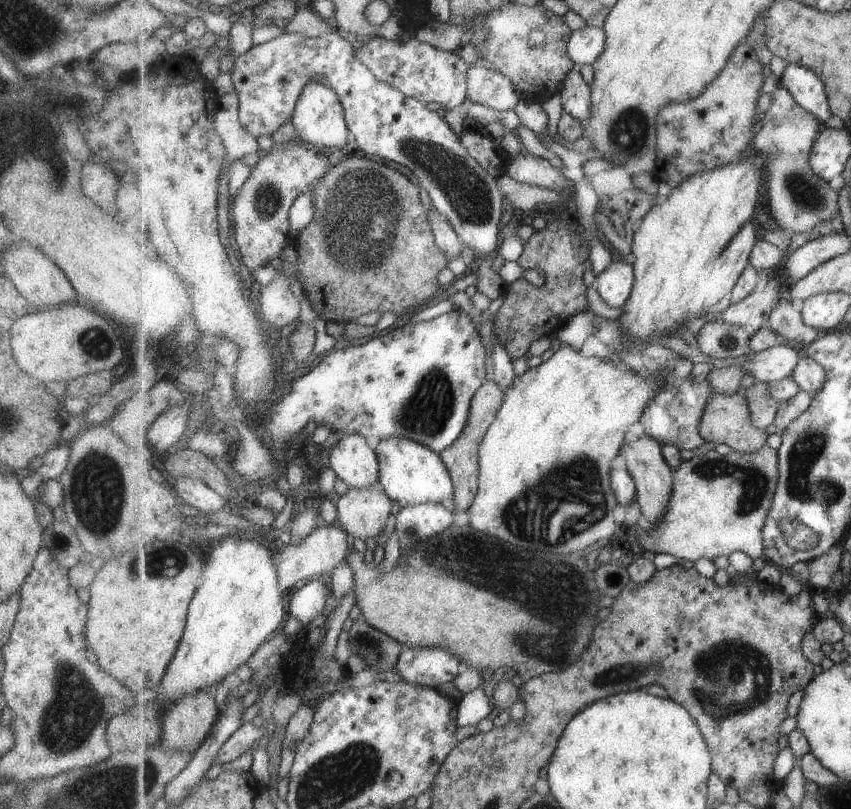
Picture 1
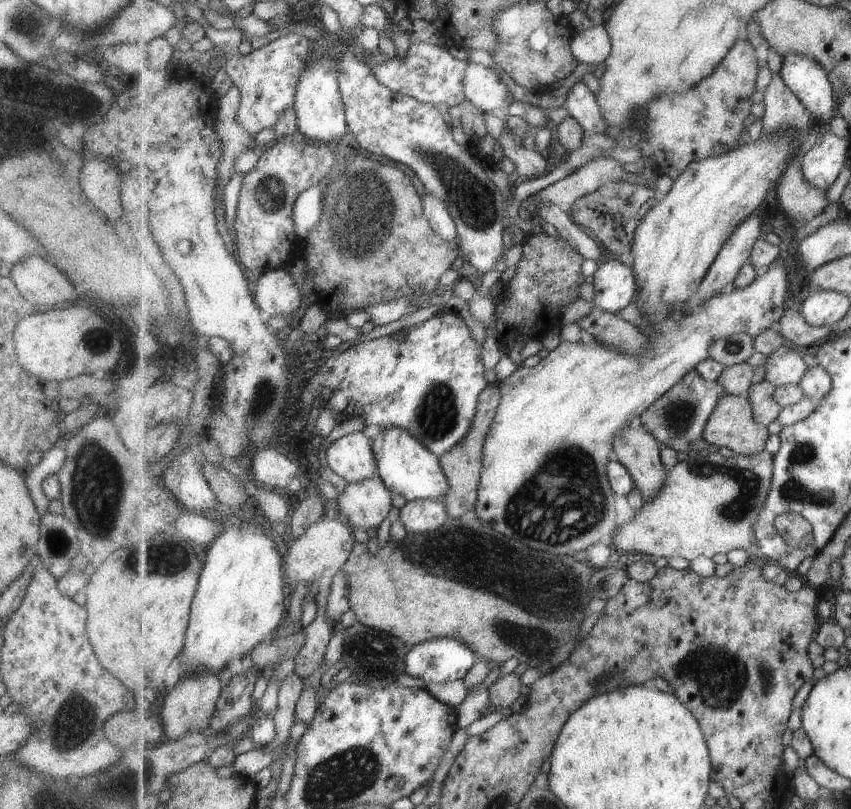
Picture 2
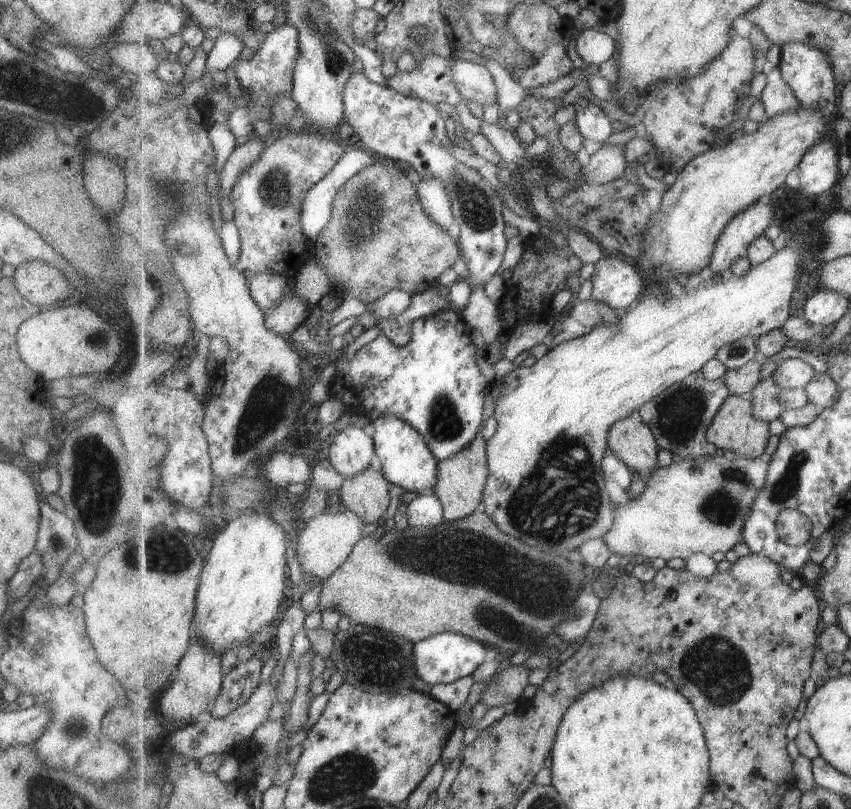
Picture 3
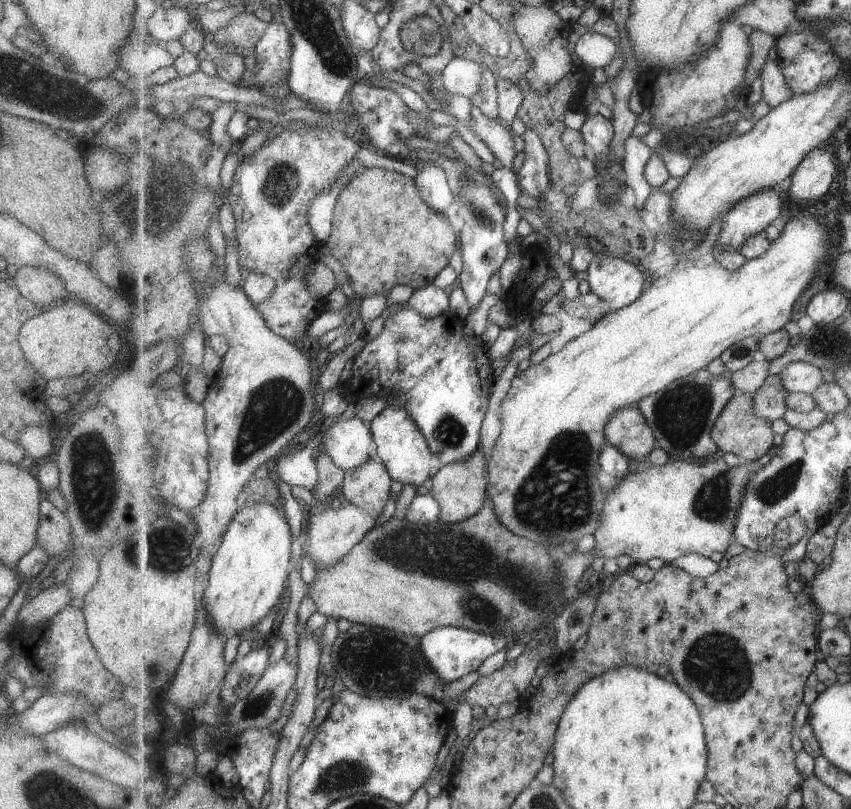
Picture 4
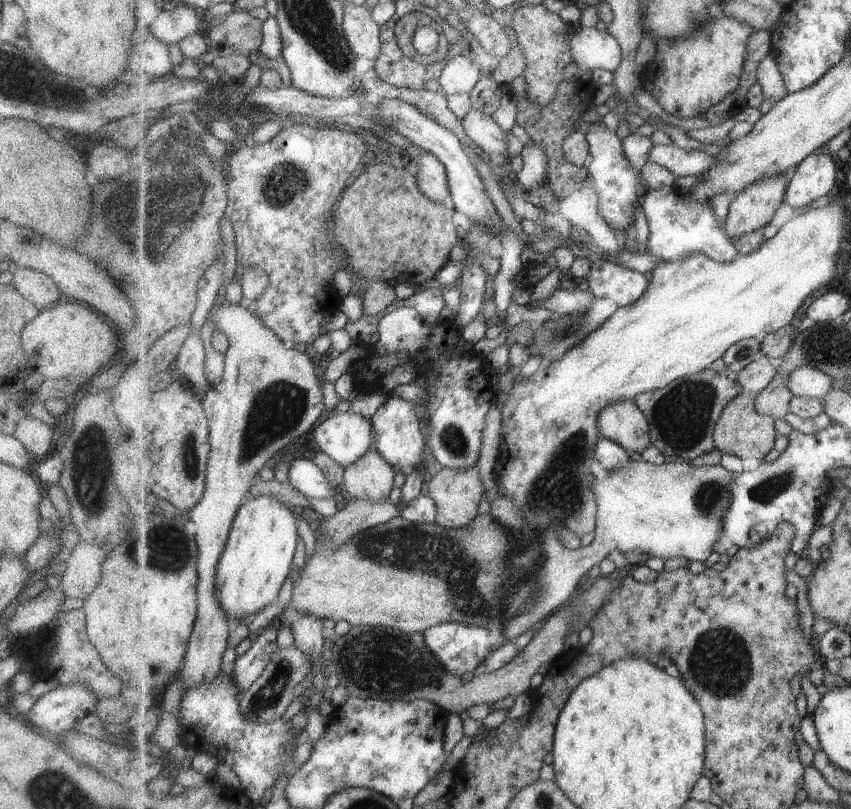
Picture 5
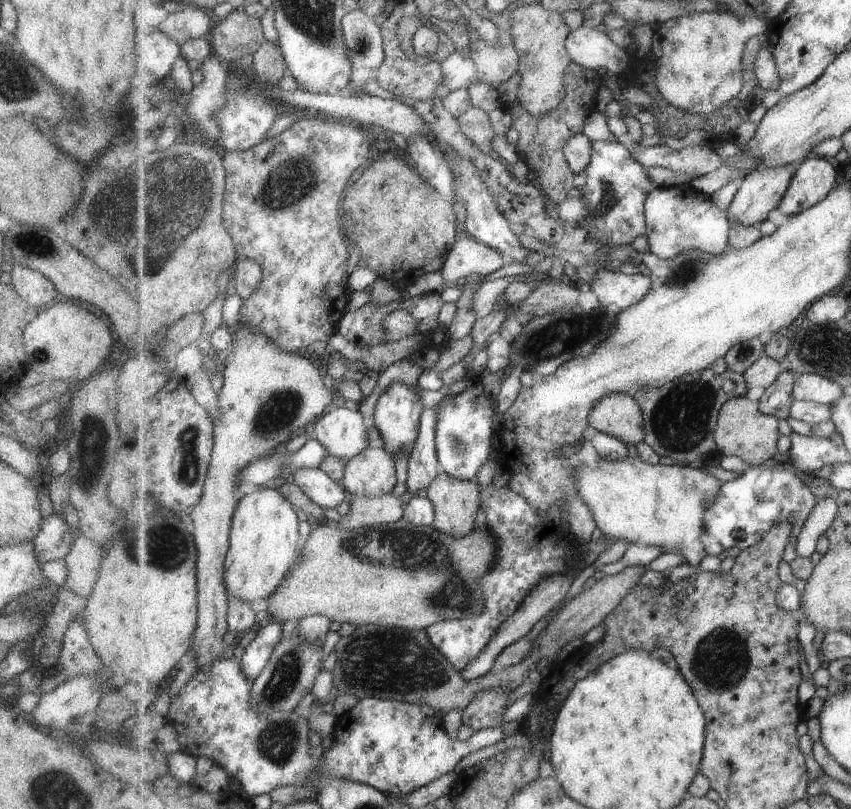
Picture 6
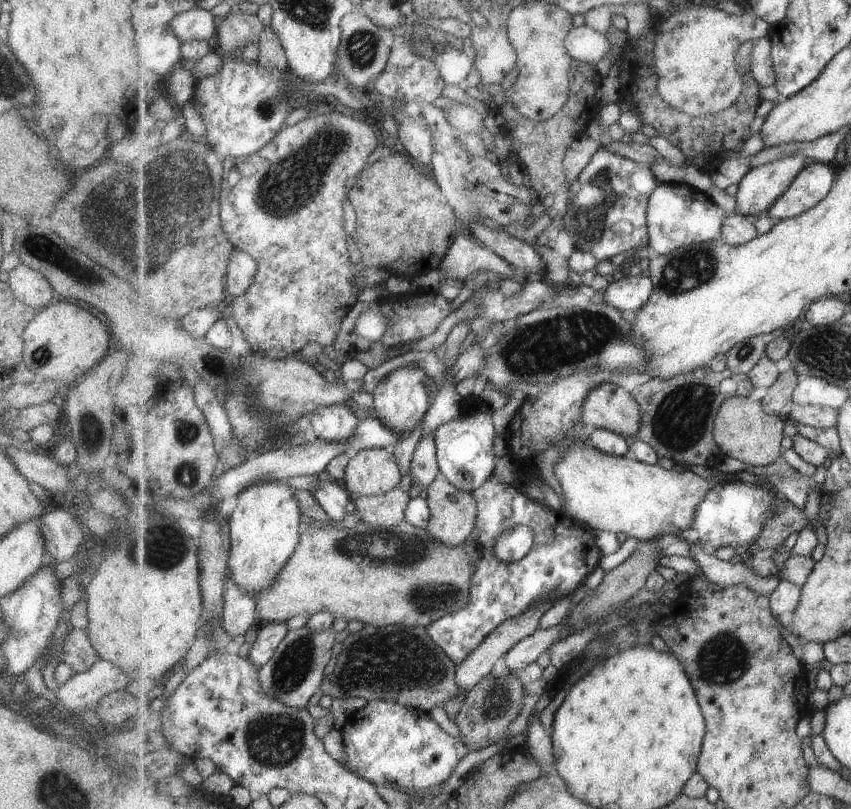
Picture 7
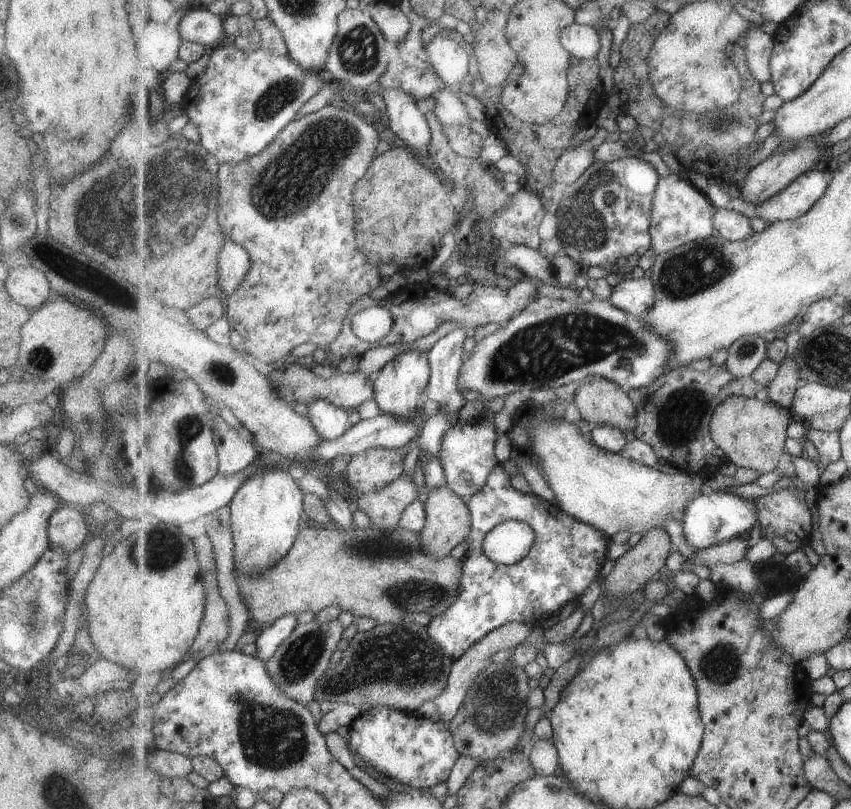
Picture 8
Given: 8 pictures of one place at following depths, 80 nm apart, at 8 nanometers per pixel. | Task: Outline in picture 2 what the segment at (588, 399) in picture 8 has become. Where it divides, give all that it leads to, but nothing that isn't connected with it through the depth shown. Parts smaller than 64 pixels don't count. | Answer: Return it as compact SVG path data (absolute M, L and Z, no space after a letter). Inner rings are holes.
M644 426L639 430L627 427L616 436L614 457L632 474L643 502L649 503L657 498L668 478L662 449L655 435Z

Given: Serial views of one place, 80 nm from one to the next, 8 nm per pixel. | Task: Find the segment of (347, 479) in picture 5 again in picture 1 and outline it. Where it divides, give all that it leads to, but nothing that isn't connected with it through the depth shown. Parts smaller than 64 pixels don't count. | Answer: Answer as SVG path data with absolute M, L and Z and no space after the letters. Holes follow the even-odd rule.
M381 486L350 489L342 497L335 498L338 512L334 519L348 532L350 538L371 542L383 532L391 516L393 499Z

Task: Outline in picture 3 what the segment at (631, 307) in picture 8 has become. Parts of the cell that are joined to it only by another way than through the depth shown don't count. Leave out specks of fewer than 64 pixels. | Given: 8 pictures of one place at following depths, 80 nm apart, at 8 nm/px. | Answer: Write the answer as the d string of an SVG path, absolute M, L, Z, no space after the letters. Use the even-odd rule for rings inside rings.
M603 257L590 278L593 287L591 298L624 312L633 307L643 292L643 274L637 265L615 257Z

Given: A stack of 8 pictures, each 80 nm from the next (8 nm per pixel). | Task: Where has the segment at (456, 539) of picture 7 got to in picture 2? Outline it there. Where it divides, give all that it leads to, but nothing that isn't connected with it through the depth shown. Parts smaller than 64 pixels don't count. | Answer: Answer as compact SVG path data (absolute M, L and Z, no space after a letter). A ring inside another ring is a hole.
M499 382L489 383L479 394L479 404L476 418L472 424L472 430L451 451L440 457L442 467L450 482L448 493L444 498L450 518L459 519L463 514L467 514L469 510L476 508L480 480L484 470L484 446L492 422L496 418L500 407L501 397L502 392L500 391Z

